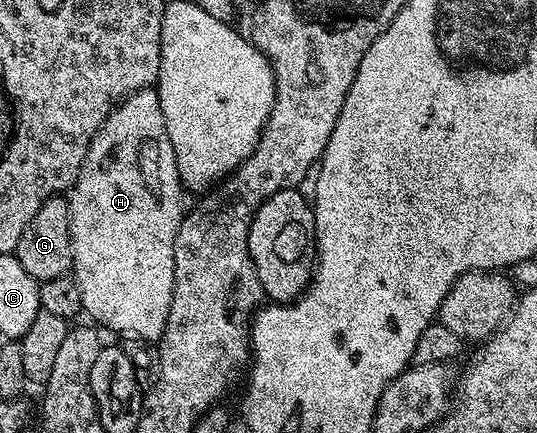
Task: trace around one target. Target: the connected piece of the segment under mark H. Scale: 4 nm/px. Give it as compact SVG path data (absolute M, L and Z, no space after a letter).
M158 88L128 93L92 137L81 171L69 190L71 273L81 291L83 313L91 316L96 326L144 343L158 342L163 336L175 286L175 240L185 212L183 196Z

